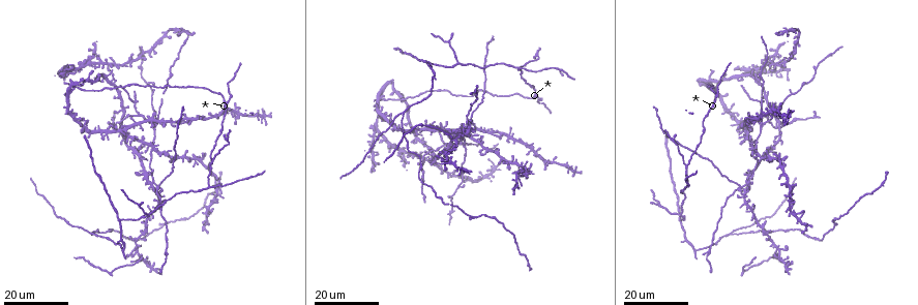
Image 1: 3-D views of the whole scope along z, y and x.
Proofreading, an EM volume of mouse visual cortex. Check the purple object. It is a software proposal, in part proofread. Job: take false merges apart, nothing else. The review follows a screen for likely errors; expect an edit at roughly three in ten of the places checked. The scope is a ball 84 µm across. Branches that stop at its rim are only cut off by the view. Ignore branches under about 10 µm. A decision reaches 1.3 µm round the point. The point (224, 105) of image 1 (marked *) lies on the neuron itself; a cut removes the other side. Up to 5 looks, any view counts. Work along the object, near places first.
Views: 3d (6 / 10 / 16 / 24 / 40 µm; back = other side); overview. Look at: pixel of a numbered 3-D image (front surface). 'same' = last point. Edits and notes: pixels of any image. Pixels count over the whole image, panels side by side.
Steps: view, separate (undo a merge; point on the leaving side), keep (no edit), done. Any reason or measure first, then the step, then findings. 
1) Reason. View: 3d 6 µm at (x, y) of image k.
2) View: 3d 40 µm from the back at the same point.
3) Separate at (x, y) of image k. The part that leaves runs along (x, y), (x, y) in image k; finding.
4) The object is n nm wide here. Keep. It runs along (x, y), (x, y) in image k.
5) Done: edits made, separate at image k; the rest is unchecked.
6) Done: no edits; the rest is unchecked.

Branch point. View: 3d 24 µm at (224, 101) of image 1.

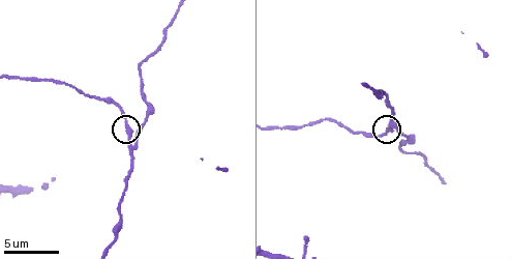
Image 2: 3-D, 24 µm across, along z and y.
Closer look. View: 3d 10 µm at (390, 130) of image 2.

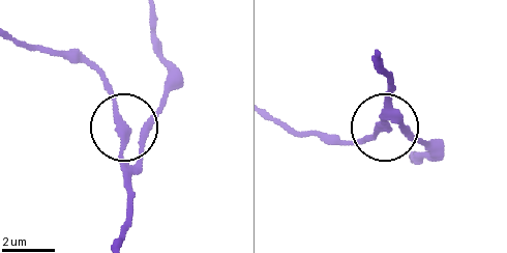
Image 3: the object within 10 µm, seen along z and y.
View: 3d 6 µm at (390, 126) of image 3.

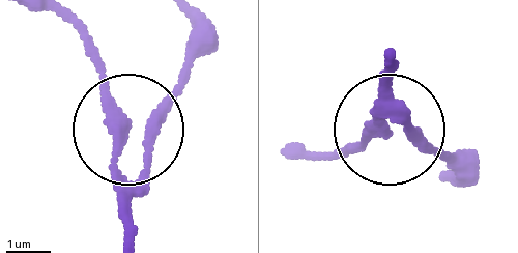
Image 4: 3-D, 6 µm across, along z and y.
3 arms meet here. Keep. It runs along (372, 114), (468, 177) in image 4; all the same neuron.

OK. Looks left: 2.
Arms part here. View: 3d 16 µm at (688, 165) of image 1.

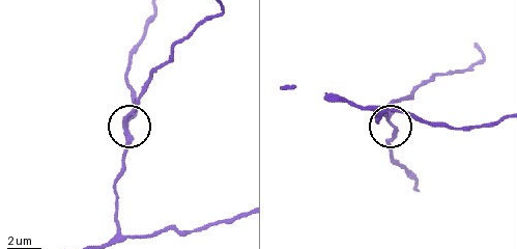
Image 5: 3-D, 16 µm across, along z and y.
View: 3d 10 µm at (125, 127) of image 5.

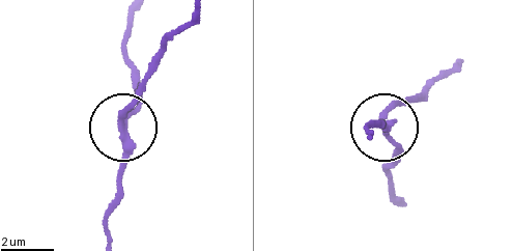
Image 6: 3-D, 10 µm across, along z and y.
Separate at (393, 101) of image 6. The part that leaves runs along (126, 136), (126, 112), (145, 72), (192, 18) in image 6; two neurons meet here.

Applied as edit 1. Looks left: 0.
Done: edits made, separate at image 6; the rest is unchecked.

